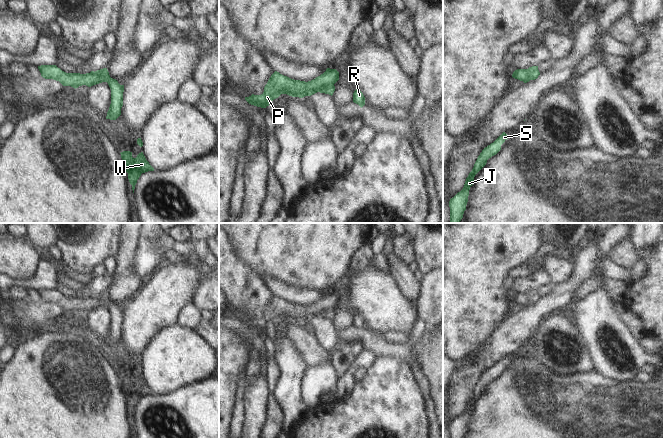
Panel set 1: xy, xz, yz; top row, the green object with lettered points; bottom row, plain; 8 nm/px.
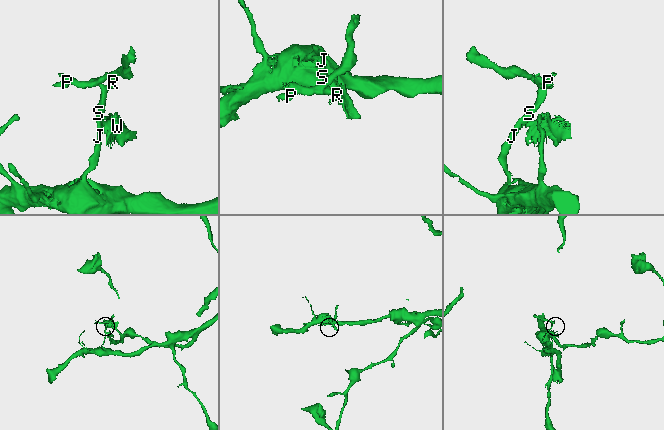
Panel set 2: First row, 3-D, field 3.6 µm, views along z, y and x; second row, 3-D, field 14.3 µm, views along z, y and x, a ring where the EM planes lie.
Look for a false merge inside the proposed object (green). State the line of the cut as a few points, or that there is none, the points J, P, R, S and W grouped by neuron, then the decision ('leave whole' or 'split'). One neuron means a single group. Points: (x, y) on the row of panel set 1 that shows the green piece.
cut xz (333, 83), (324, 85), (317, 91); groups J R S W / P; split

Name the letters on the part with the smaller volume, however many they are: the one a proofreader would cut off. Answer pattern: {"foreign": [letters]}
{"foreign": ["P"]}

